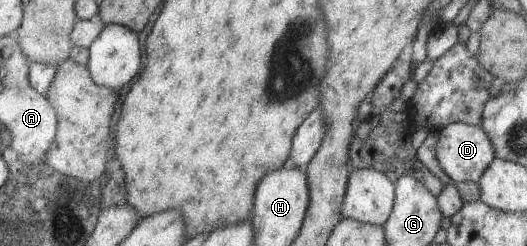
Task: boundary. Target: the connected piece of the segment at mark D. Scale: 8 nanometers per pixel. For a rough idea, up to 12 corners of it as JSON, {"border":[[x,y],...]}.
{"border":[[481,126],[441,129],[440,167],[456,184],[478,183],[497,156]]}

